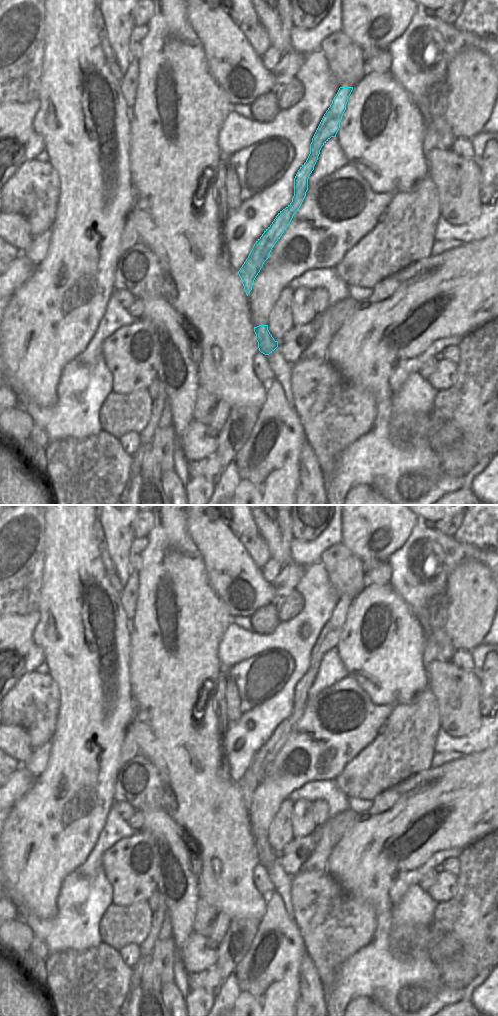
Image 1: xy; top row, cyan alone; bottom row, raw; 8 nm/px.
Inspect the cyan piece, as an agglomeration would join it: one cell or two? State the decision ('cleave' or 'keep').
keep

